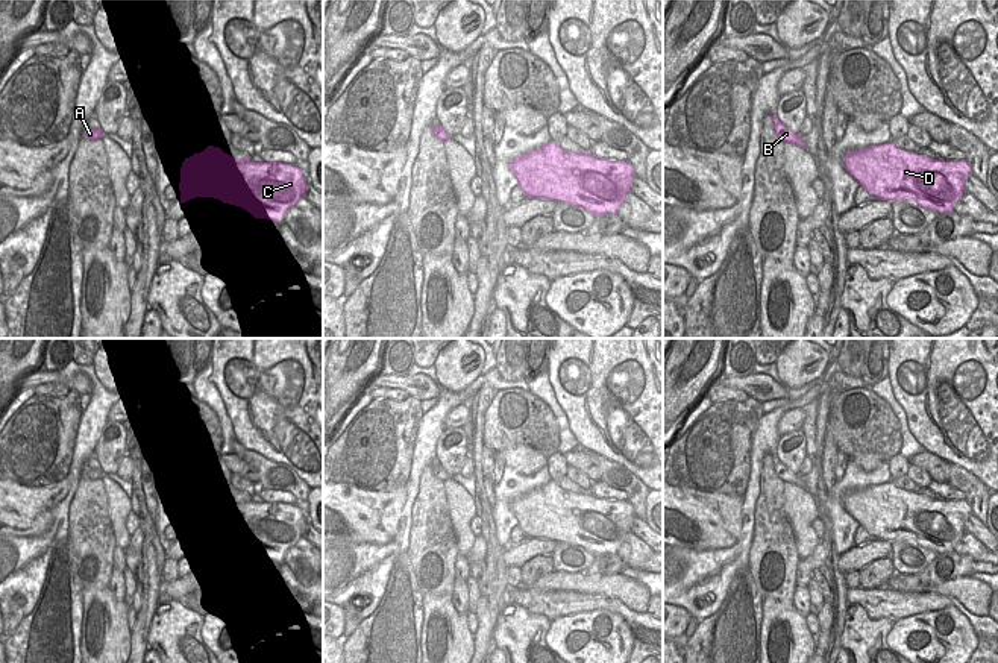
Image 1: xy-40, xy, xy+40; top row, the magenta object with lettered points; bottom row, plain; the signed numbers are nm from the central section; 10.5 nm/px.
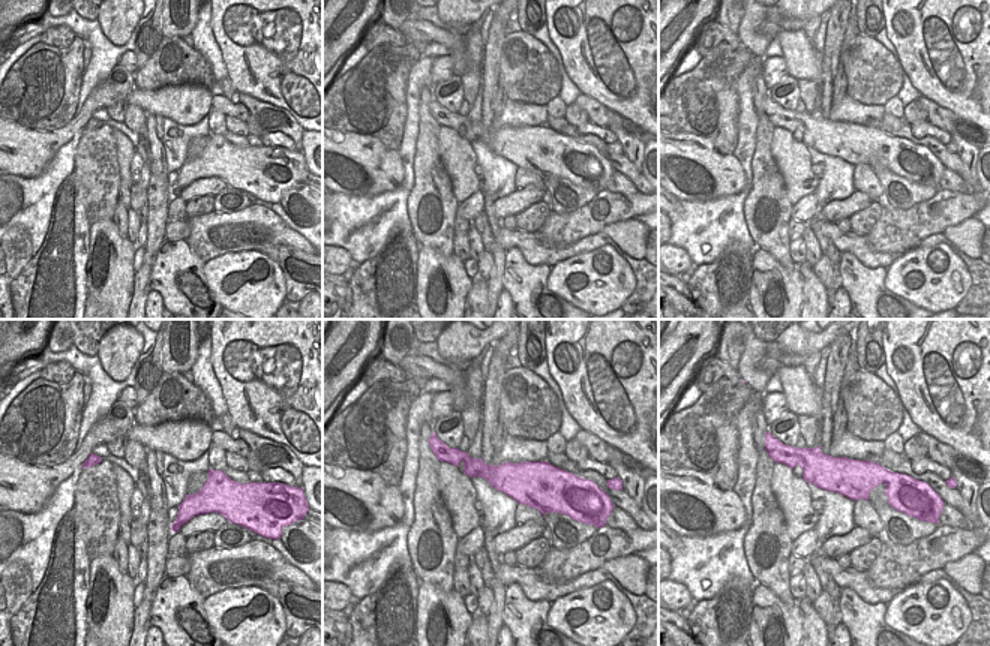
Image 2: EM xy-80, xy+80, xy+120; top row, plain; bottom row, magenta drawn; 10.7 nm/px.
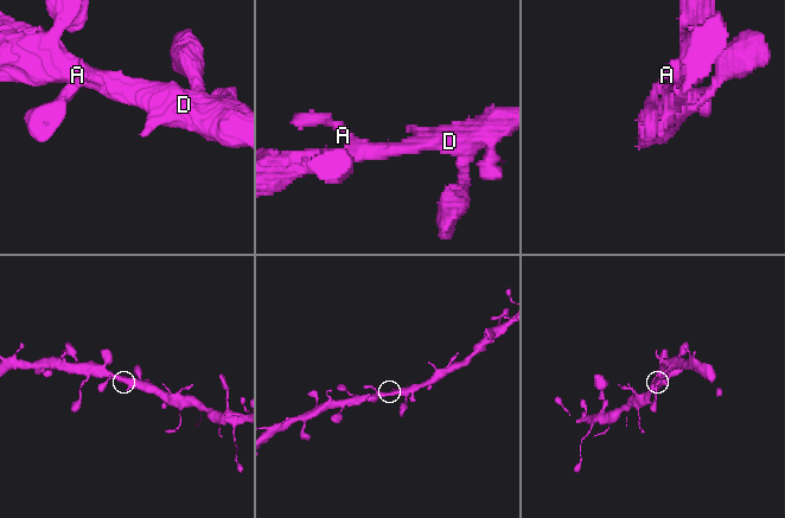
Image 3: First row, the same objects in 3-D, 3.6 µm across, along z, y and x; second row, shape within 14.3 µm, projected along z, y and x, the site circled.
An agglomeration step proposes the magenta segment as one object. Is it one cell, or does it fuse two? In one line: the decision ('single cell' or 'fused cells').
single cell

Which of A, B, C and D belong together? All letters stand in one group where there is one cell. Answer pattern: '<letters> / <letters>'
A B C D

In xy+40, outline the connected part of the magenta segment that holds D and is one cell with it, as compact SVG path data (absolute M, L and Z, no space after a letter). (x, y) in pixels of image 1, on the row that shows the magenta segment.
M892 141L846 153L843 168L875 199L915 202L936 214L954 212L954 205L966 193L965 181L972 174L971 165L965 159L933 159L902 150Z

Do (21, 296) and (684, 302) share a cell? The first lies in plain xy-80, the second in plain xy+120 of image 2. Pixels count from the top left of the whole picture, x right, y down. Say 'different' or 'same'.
different

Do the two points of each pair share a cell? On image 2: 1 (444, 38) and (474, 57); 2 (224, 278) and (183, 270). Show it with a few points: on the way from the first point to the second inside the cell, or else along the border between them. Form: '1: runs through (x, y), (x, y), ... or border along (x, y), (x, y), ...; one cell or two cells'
1: border along (465, 39), (468, 68), (461, 75); two cells
2: border along (203, 264), (206, 284), (221, 303); two cells

